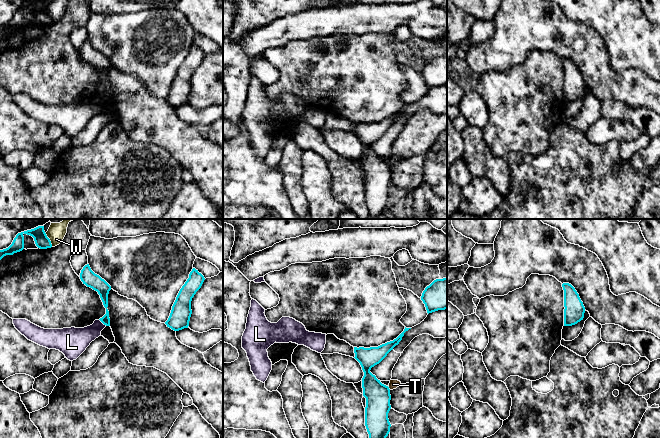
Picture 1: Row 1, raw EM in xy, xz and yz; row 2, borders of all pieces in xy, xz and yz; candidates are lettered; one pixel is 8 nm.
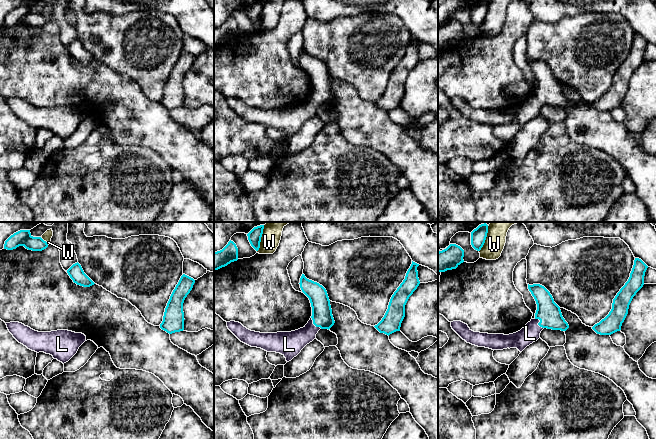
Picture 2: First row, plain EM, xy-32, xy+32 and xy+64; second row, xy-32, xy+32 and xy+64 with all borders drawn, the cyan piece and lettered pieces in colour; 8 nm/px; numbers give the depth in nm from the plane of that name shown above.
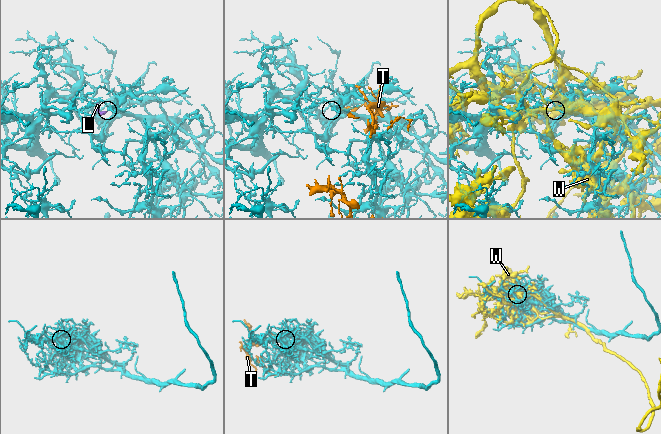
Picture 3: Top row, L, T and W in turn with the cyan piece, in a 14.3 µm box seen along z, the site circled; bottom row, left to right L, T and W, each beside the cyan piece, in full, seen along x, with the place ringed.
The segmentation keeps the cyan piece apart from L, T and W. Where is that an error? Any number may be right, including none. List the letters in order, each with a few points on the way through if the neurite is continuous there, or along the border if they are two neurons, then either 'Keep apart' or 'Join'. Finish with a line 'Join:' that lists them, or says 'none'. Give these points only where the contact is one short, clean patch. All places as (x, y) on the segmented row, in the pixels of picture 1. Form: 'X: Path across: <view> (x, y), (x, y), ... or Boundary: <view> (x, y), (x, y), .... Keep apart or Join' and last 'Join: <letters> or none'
L: Path across: xy (103, 292), (106, 305), (103, 323), (92, 332), (77, 340). Join
T: Keep apart
W: Keep apart
Join: L

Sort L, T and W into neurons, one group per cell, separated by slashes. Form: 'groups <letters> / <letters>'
groups L / T / W

